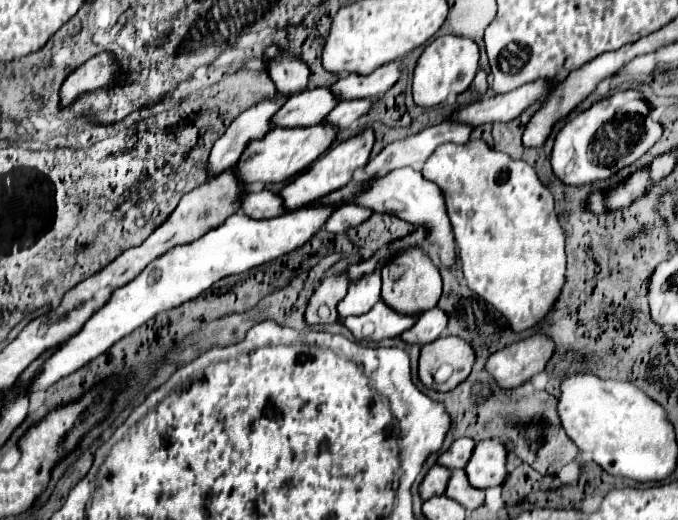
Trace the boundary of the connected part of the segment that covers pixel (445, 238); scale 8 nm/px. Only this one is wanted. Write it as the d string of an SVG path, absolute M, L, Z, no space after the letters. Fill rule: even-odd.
M398 168L392 170L384 176L376 178L376 184L372 184L372 188L368 188L368 192L364 192L364 188L360 188L360 182L350 182L344 188L338 188L336 192L330 192L328 196L324 196L324 200L316 200L316 204L340 204L340 202L352 202L352 204L360 204L364 208L372 208L372 212L388 212L388 214L396 214L402 220L412 222L414 226L426 226L430 230L428 242L438 242L442 252L440 252L440 260L444 266L454 270L454 234L452 234L452 224L448 220L446 214L446 206L444 206L444 198L442 192L436 184L428 182L420 172L412 170L412 168Z

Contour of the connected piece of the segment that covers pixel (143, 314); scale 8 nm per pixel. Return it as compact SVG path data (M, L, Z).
M336 206L300 208L284 216L276 216L272 220L252 220L236 212L230 218L226 218L226 222L220 224L218 228L206 232L202 238L184 246L176 246L170 252L162 254L158 260L148 264L132 282L128 282L124 288L114 292L112 298L82 326L82 332L74 334L72 338L60 344L58 352L42 366L40 374L34 378L32 392L46 390L62 376L76 372L86 362L104 354L114 342L128 336L132 330L148 322L158 312L176 308L200 296L216 280L230 274L246 272L254 266L280 258L292 252L294 248L306 244L324 226L326 218L334 208Z

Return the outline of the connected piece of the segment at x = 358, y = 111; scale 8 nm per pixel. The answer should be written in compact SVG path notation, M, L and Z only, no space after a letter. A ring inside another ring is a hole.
M350 100L350 102L340 102L336 108L322 120L322 124L334 126L336 130L348 128L356 118L360 118L364 112L370 110L372 100Z

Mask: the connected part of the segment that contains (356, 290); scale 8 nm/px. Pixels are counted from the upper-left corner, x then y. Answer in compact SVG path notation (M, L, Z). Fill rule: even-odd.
M378 272L352 282L348 288L348 294L338 304L340 318L346 318L350 314L364 314L372 310L372 306L380 300L380 286L382 284L380 284Z

